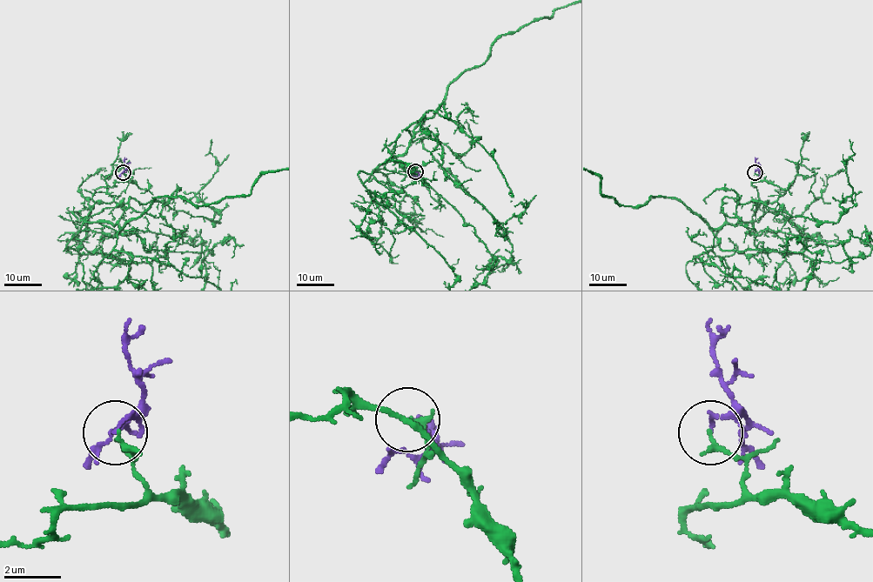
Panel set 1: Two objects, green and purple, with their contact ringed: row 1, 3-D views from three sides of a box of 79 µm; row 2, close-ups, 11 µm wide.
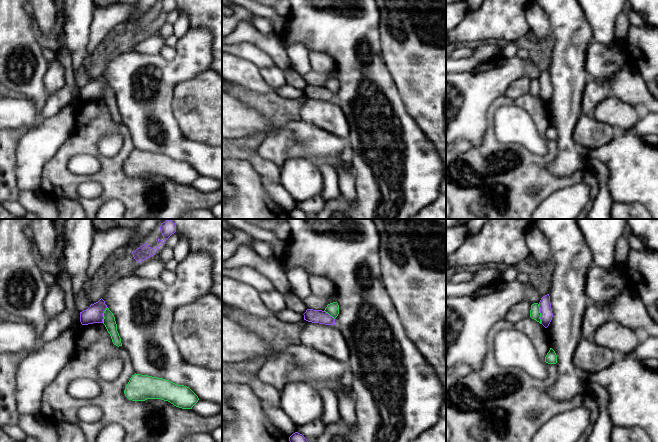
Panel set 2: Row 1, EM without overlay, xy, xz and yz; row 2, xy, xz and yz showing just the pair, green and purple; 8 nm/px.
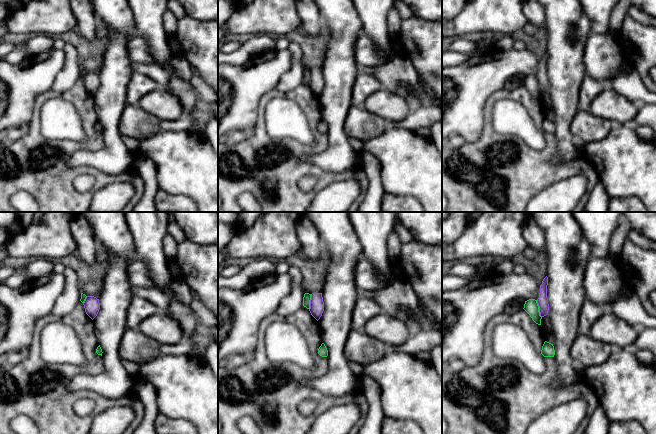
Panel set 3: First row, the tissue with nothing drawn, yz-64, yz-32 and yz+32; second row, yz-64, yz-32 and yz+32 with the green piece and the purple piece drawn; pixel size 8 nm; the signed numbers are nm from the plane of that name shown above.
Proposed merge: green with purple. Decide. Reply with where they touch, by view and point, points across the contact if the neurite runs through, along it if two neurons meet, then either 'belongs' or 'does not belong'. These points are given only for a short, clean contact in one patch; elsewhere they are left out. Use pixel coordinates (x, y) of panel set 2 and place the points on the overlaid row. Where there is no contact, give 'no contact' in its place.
yz (540, 314) | along yz (538, 304), (541, 323) | does not belong

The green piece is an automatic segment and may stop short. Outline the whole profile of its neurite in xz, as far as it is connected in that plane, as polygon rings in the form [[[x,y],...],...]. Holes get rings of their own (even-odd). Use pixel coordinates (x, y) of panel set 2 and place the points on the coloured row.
[[[337,302],[330,303],[324,311],[335,319],[339,314],[339,305]]]

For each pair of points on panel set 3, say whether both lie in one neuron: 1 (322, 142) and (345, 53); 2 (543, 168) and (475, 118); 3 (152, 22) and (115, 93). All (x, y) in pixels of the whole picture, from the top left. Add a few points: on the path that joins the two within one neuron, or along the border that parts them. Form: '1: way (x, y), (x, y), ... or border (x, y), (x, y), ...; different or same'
1: border (327, 133), (327, 147), (315, 154); different
2: border (486, 102), (481, 135), (475, 141), (469, 143); different
3: border (131, 11), (133, 34); different

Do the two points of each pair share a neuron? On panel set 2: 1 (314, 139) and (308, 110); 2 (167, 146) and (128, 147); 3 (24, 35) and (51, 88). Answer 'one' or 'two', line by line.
1: two
2: two
3: two

